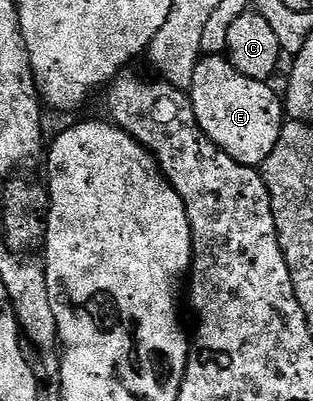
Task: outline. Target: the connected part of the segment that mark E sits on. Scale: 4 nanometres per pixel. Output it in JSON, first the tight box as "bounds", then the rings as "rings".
{"bounds":[191,56,283,168],"rings":[[[205,56],[198,62],[191,87],[195,116],[207,136],[231,160],[260,168],[271,156],[283,125],[283,102],[269,82],[243,76],[225,56]]]}

